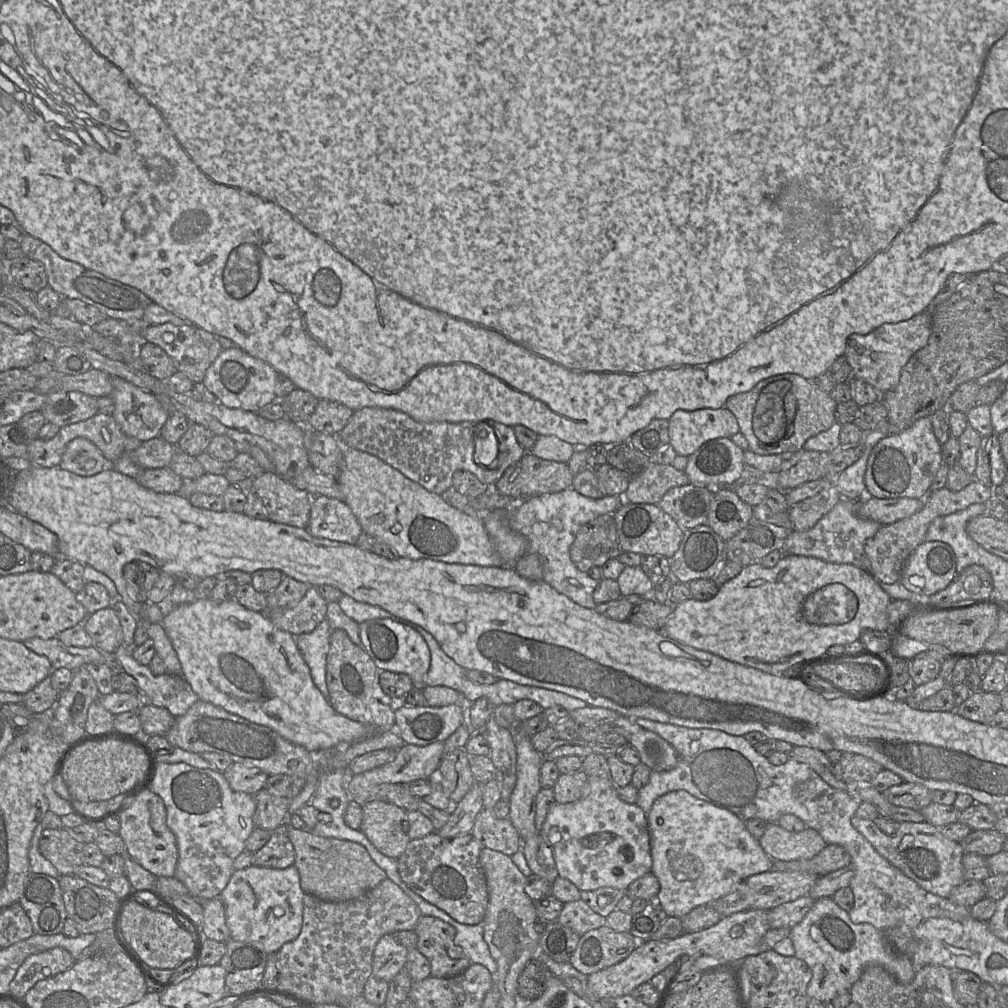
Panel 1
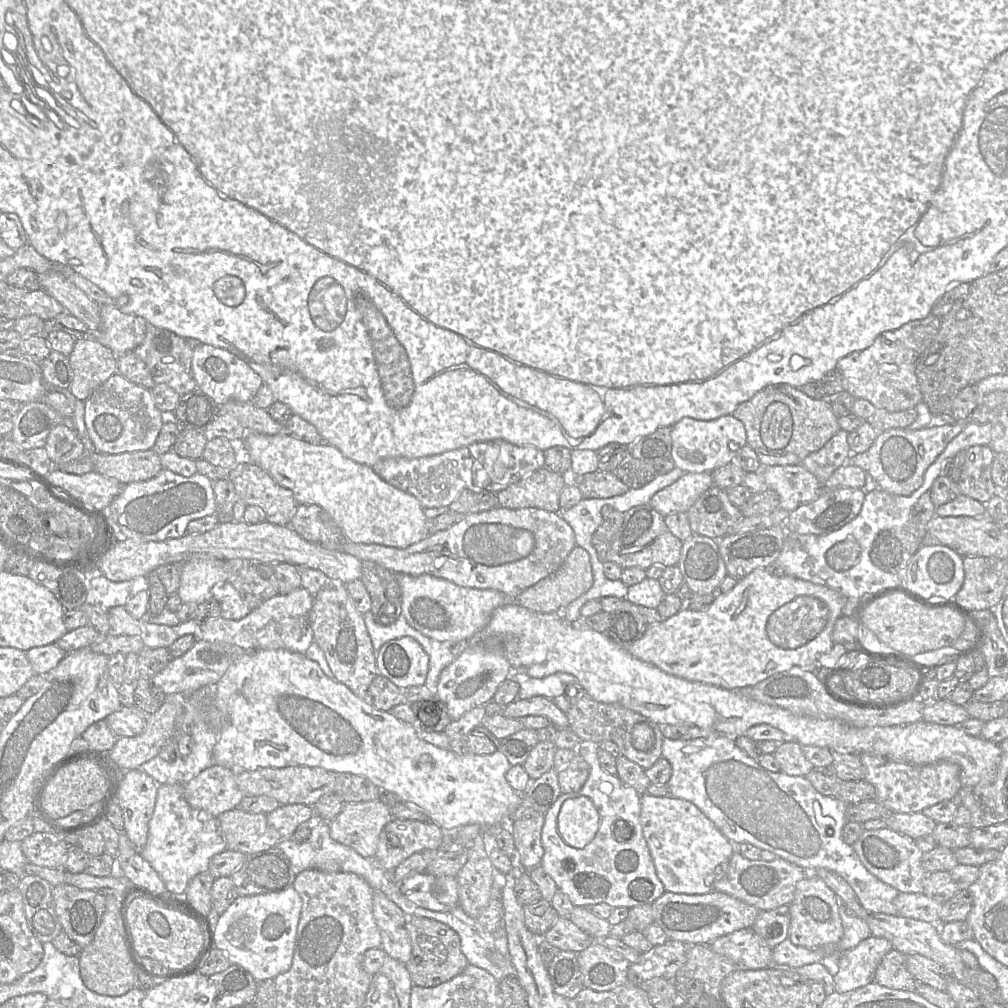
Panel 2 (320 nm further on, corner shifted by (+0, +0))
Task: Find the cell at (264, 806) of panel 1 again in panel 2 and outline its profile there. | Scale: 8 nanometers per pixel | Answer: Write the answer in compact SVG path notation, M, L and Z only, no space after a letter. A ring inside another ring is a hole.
M236 807L220 814L217 819L226 849L248 855L279 843L279 835L269 826L266 814L249 813Z

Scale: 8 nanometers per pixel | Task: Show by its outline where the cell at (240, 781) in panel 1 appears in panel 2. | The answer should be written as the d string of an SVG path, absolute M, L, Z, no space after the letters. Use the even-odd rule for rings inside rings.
M213 765L201 771L183 785L183 795L188 804L204 810L213 817L238 807L244 798L236 782L236 771Z

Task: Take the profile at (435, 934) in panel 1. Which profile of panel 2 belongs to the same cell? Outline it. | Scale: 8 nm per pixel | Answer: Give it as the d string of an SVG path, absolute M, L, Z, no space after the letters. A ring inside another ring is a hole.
M408 916L406 928L411 942L411 957L405 964L413 985L435 987L459 975L468 965L461 951L459 935L446 924L422 916Z

